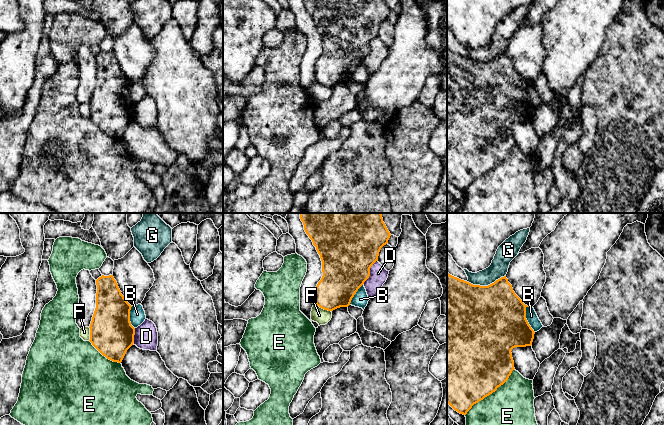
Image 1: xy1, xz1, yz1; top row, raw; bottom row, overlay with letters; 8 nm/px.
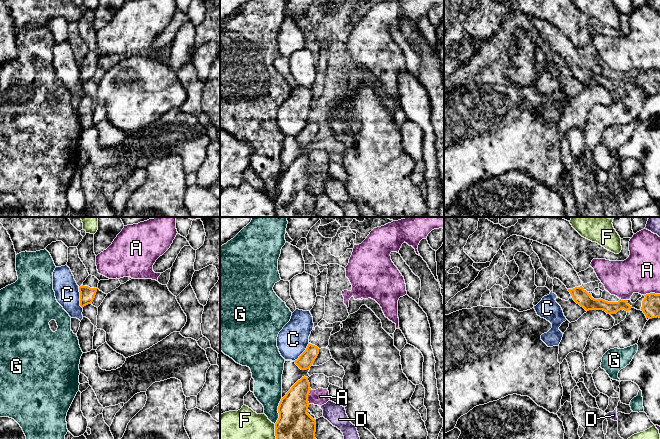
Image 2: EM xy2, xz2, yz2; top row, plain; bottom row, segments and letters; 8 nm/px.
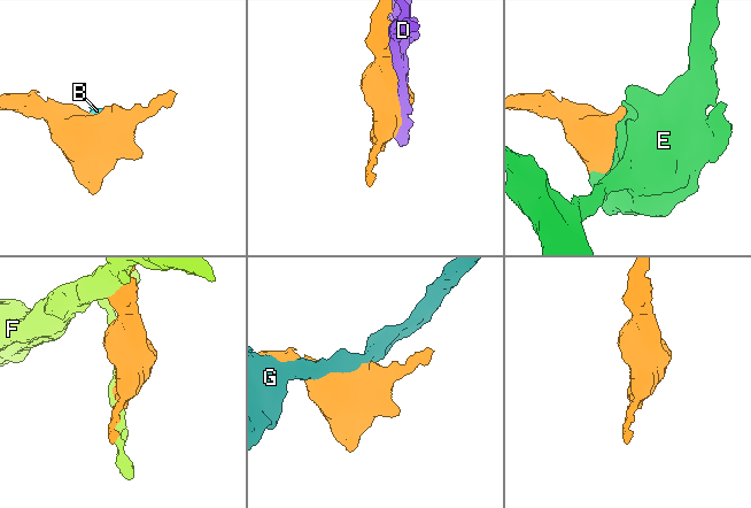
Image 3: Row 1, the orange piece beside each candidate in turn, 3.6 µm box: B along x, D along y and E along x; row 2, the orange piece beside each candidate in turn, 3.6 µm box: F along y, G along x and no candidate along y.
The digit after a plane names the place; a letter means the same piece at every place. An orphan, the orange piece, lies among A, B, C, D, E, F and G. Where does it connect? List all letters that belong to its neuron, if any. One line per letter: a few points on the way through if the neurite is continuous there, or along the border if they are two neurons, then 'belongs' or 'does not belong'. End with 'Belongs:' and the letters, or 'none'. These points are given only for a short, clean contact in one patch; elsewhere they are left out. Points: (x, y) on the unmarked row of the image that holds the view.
A: does not belong
B: does not belong
C: border xy2 (78, 63), (79, 81), (82, 84); does not belong
D: does not belong
E: does not belong
F: does not belong
G: does not belong
Belongs: none

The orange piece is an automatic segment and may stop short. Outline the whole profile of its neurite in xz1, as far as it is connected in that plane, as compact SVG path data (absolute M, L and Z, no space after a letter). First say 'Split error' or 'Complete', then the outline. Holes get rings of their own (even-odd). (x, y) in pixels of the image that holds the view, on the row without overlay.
Complete. M303 0L322 37L323 52L315 65L315 79L324 86L348 83L358 65L370 52L371 42L378 37L381 24L391 12L385 0Z

